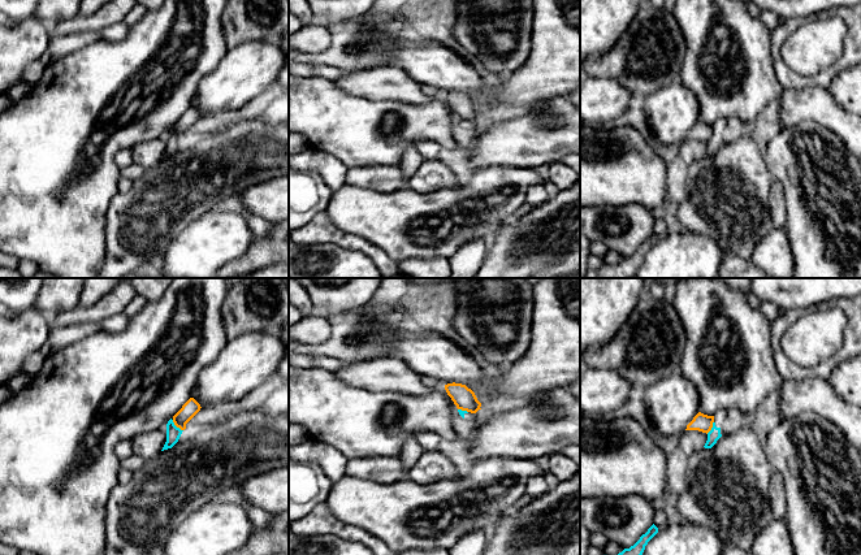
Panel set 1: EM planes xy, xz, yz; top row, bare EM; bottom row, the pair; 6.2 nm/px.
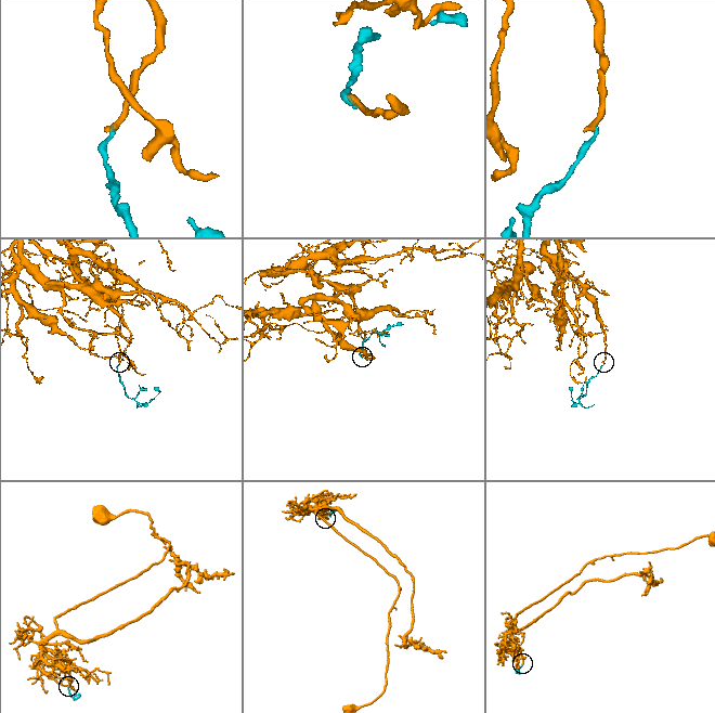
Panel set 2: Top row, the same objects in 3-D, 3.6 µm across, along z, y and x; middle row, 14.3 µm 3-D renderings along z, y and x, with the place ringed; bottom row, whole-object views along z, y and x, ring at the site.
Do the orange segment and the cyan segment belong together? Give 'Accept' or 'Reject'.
Reject

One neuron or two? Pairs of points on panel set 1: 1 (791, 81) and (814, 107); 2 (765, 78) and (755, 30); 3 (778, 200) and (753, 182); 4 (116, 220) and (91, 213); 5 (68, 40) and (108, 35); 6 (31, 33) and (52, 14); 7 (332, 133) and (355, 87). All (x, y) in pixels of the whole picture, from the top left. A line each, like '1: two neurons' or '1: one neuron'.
1: two neurons
2: one neuron
3: two neurons
4: two neurons
5: one neuron
6: two neurons
7: two neurons

